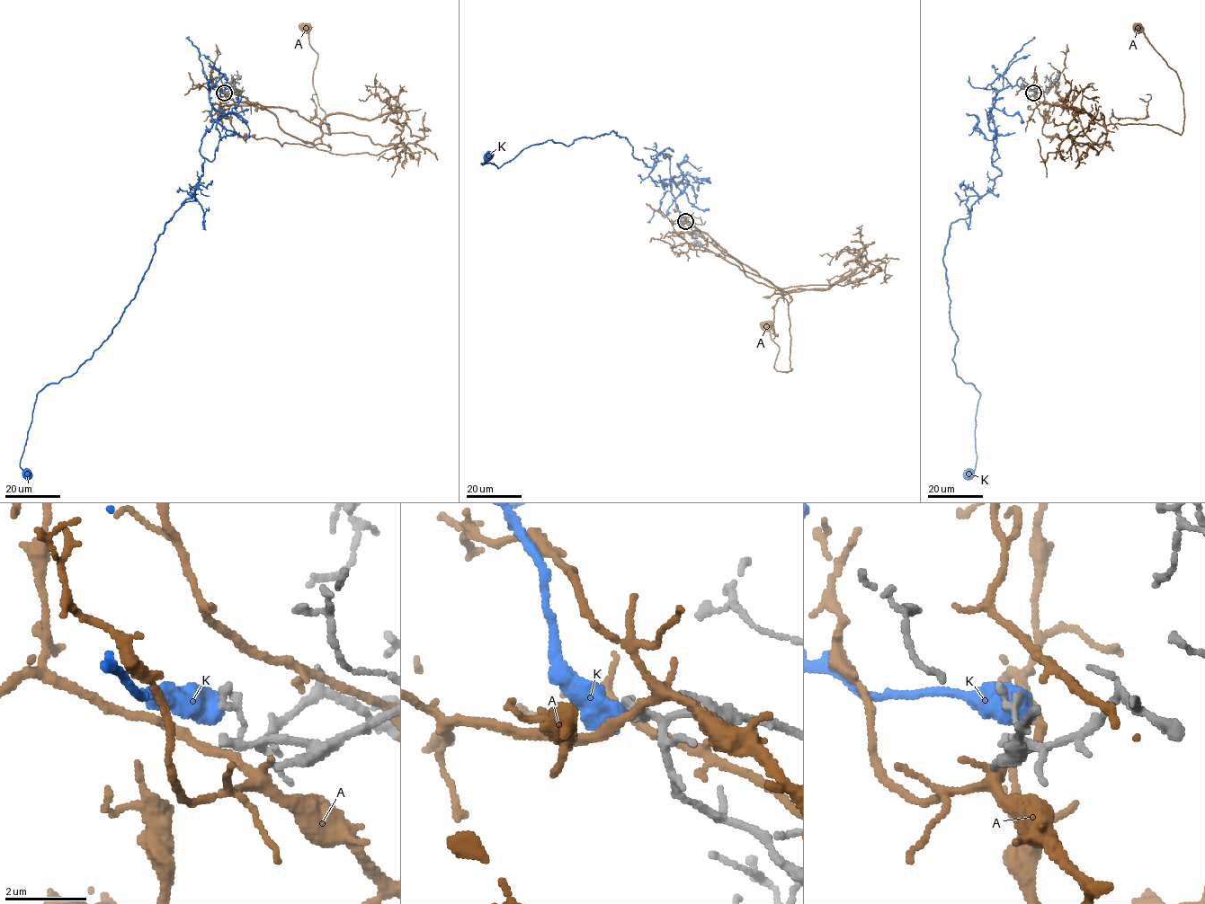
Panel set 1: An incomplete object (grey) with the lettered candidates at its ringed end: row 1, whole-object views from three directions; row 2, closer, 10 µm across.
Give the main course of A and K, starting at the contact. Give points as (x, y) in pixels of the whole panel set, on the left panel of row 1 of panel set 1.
A: (224, 93), (236, 102), (294, 110), (318, 125), (328, 124), (330, 135), (313, 88), (317, 53), (305, 29)
K: (224, 91), (209, 88), (203, 174), (165, 224), (135, 296), (89, 359), (37, 394), (20, 461), (27, 474)

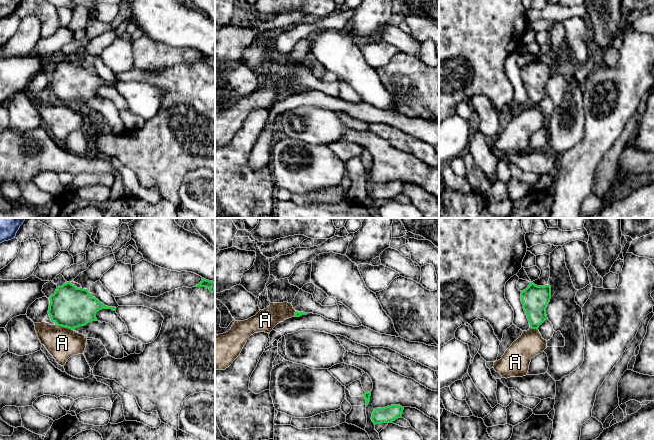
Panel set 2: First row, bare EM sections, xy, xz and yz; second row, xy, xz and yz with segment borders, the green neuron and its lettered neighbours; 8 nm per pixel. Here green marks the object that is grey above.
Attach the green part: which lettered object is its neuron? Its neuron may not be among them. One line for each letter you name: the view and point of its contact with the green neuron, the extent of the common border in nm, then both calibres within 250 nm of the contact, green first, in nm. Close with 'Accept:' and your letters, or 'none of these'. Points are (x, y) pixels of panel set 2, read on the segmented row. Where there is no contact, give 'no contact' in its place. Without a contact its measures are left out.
Accept: none of these

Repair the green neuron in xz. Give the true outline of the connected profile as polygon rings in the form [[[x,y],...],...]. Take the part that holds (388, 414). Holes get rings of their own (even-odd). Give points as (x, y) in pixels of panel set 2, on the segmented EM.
[[[391,405],[384,408],[376,408],[372,413],[371,420],[376,424],[391,423],[402,417],[404,407],[400,405]]]

